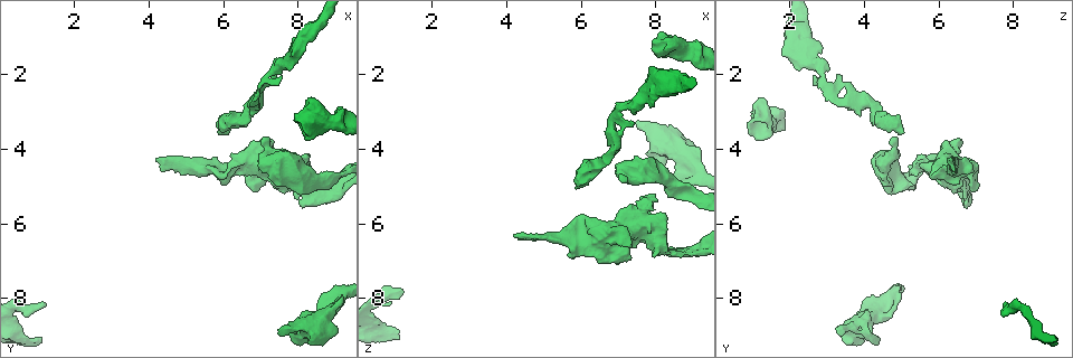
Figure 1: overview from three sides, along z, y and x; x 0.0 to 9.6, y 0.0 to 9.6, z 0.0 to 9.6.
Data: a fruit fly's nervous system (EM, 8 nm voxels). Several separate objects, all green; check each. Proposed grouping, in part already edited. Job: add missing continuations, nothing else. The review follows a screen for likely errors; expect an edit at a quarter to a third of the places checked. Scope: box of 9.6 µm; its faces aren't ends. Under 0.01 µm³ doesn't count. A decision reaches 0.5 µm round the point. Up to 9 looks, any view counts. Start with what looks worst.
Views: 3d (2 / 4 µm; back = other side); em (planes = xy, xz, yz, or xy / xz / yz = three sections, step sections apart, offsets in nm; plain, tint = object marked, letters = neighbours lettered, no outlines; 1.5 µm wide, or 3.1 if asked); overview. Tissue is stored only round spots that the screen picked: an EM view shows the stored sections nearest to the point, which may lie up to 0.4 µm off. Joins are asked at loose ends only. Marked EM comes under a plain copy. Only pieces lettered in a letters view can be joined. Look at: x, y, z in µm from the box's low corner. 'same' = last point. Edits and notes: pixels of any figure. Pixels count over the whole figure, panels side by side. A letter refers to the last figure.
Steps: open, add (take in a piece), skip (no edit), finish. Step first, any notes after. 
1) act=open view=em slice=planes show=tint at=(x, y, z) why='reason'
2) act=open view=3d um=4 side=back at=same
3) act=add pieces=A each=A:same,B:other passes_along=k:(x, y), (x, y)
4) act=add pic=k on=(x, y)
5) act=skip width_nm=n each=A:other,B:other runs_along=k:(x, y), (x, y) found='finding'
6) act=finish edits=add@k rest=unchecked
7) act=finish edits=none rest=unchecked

act=open view=em slice=yz step=4 show=tint at=(1.20, 8.15, 7.80) why='an open end'

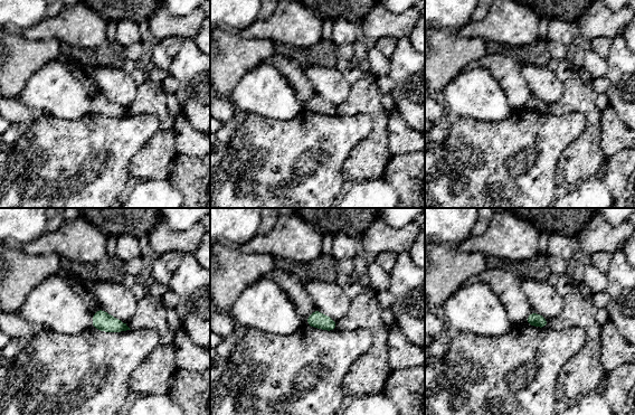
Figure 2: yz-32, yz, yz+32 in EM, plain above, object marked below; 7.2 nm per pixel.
act=open view=em slice=planes show=letters at=same why='another direction'

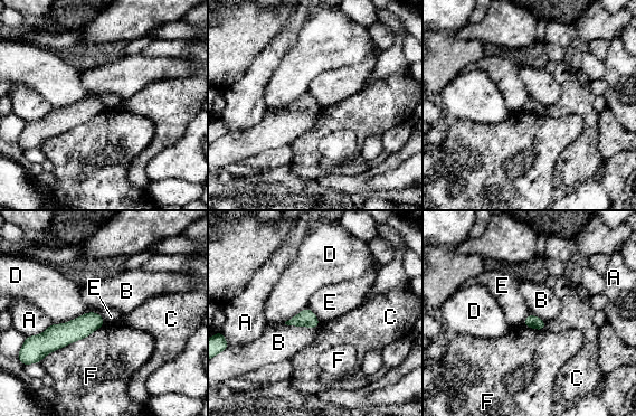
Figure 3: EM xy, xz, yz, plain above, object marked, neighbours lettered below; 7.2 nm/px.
act=skip each=A:other,B:other,C:other,D:other,E:other,F:other border=3:(307, 306), (320, 322) found='none of them fits'

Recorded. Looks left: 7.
act=open view=3d um=4 side=back at=(4.20, 4.25, 6.30) why='free end'

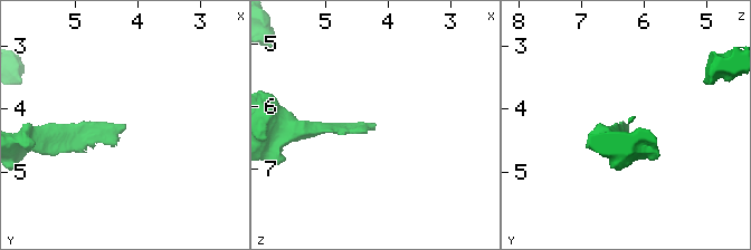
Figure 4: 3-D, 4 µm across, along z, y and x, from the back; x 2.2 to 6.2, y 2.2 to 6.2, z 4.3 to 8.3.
act=open view=em slice=xz step=8 show=letters at=(4.20, 4.20, 6.30)

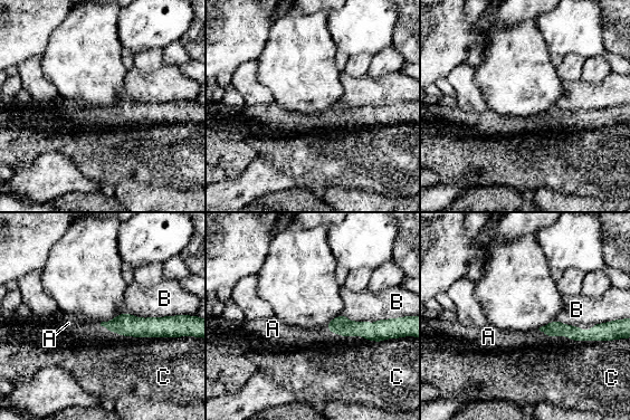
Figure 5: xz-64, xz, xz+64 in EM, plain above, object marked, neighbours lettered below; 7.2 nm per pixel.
act=open view=em slice=planes show=letters at=same why='cut it another way'

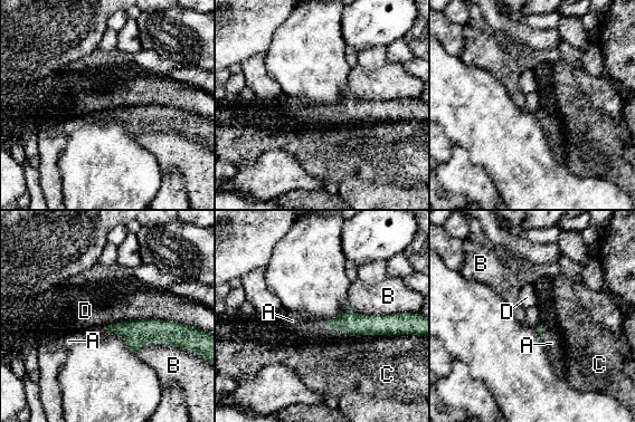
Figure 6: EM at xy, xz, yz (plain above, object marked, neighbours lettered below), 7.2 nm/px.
act=add pic=6 on=(312, 328) longest_contact=D:600nm each=A:same,B:other,C:other,D:other found='the neuron continues'

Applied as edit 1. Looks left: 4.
act=open view=em slice=xy step=4 show=letters at=(7.50, 8.90, 3.25) why='free end'

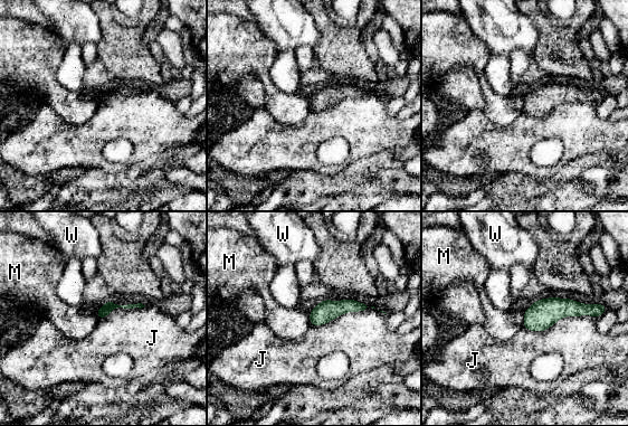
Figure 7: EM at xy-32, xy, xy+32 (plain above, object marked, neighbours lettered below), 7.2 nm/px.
act=open view=em slice=planes show=letters at=same

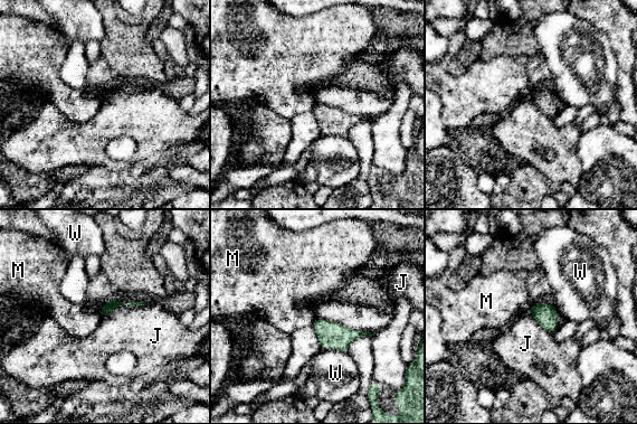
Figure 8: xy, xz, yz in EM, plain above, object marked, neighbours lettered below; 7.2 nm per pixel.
act=skip each=J:other,M:other,W:other border=8:(316, 318), (373, 333) found='none of them fits'

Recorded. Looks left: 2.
act=finish edits=add@6 rest=unchecked

